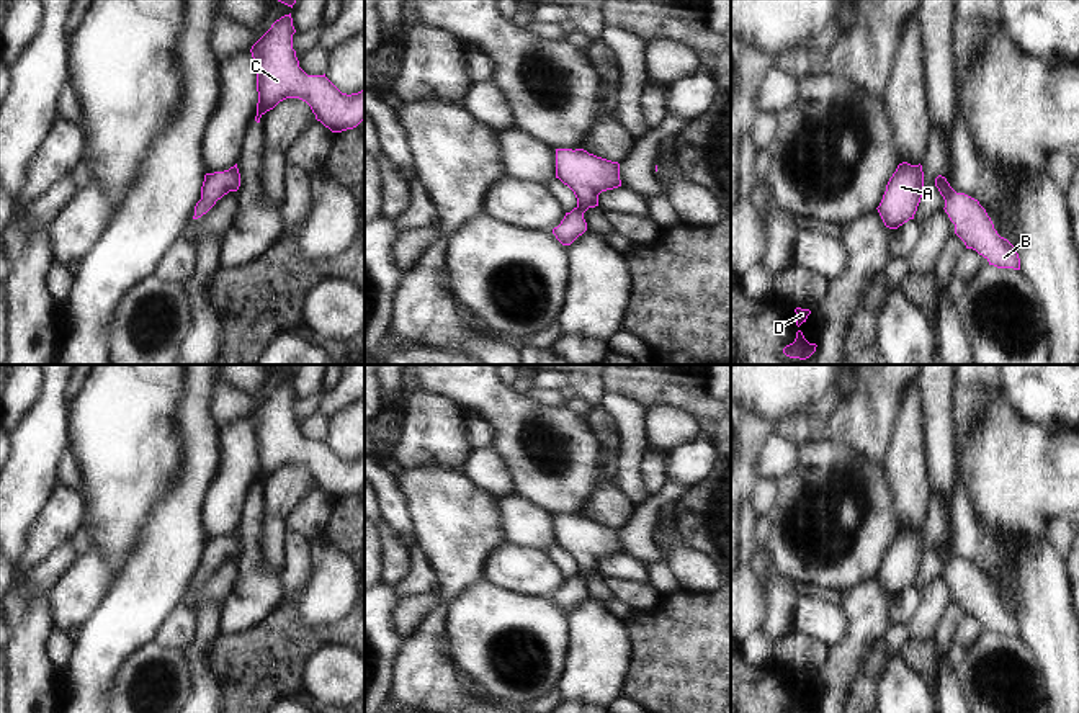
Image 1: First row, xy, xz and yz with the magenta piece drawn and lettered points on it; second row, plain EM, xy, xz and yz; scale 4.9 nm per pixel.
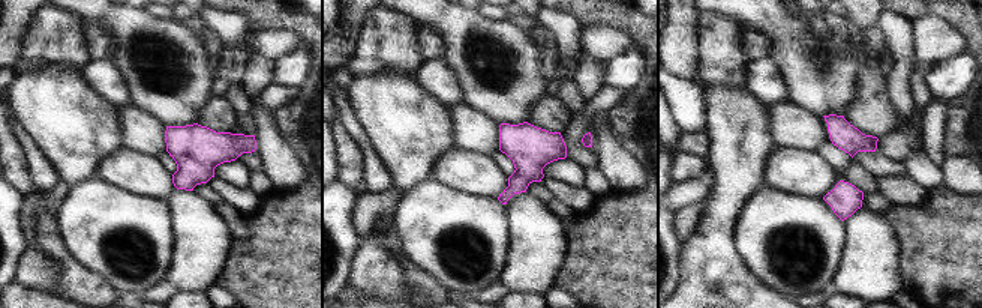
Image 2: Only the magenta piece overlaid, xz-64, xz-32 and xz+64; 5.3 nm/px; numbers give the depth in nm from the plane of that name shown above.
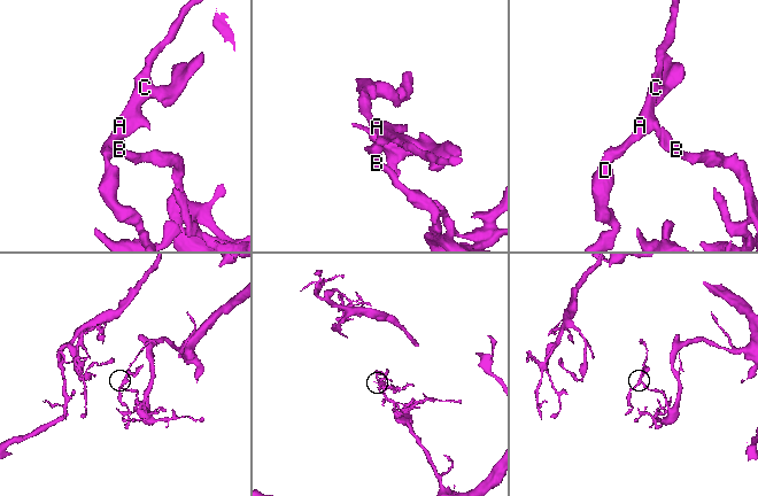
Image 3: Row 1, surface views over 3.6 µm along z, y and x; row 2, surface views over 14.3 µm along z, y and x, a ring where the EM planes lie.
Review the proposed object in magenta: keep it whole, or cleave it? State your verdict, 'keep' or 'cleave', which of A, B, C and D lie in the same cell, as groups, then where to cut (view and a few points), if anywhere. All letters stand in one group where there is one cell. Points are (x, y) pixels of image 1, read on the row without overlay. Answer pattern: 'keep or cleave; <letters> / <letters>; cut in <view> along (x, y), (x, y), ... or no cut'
keep; A B C D; no cut

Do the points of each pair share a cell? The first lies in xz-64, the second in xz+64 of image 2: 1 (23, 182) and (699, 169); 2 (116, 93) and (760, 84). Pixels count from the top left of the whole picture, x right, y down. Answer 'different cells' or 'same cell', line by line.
1: same cell
2: same cell

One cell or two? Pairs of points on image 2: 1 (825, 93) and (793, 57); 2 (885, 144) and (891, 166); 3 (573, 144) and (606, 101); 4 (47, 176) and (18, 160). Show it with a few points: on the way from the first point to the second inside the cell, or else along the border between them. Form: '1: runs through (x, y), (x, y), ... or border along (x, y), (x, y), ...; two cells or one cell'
1: runs through (820, 84), (802, 66); one cell
2: border along (876, 150), (900, 163); two cells
3: runs through (574, 132), (594, 107); one cell
4: border along (15, 131), (27, 154), (32, 178), (48, 191); two cells

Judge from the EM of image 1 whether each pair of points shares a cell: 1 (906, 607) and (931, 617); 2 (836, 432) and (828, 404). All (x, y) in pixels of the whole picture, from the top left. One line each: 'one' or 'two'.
1: two
2: two

